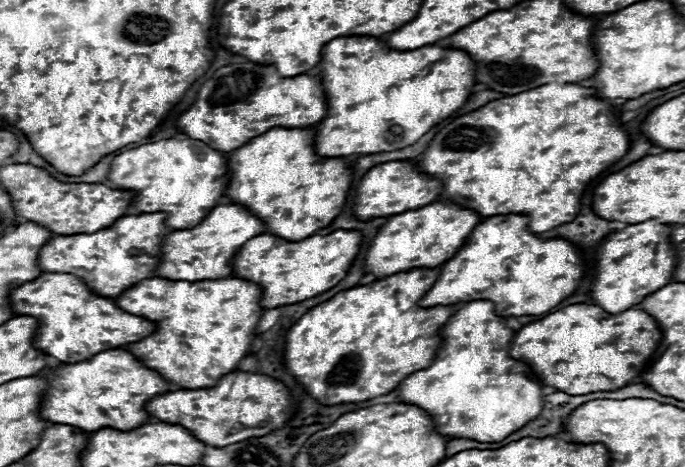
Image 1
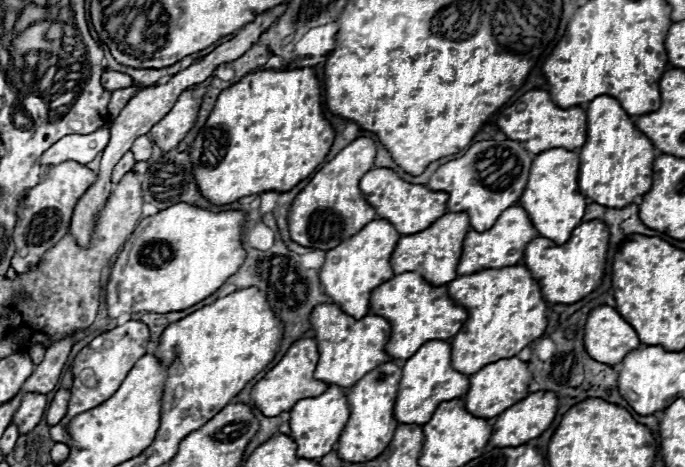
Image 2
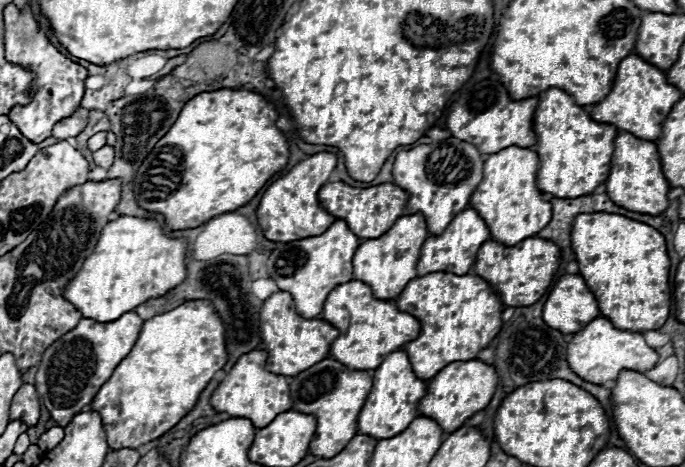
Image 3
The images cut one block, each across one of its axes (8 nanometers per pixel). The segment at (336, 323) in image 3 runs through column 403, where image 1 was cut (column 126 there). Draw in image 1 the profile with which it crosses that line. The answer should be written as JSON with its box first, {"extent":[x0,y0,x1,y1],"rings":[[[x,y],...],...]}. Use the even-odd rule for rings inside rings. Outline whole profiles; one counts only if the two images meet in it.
{"extent":[10,272,156,364],"rings":[[[46,272],[38,280],[26,282],[18,286],[18,290],[12,290],[10,300],[18,314],[34,316],[42,322],[36,346],[66,364],[84,362],[98,352],[140,342],[156,330],[154,322],[124,312],[114,300],[92,292],[86,282],[74,274]]]}

